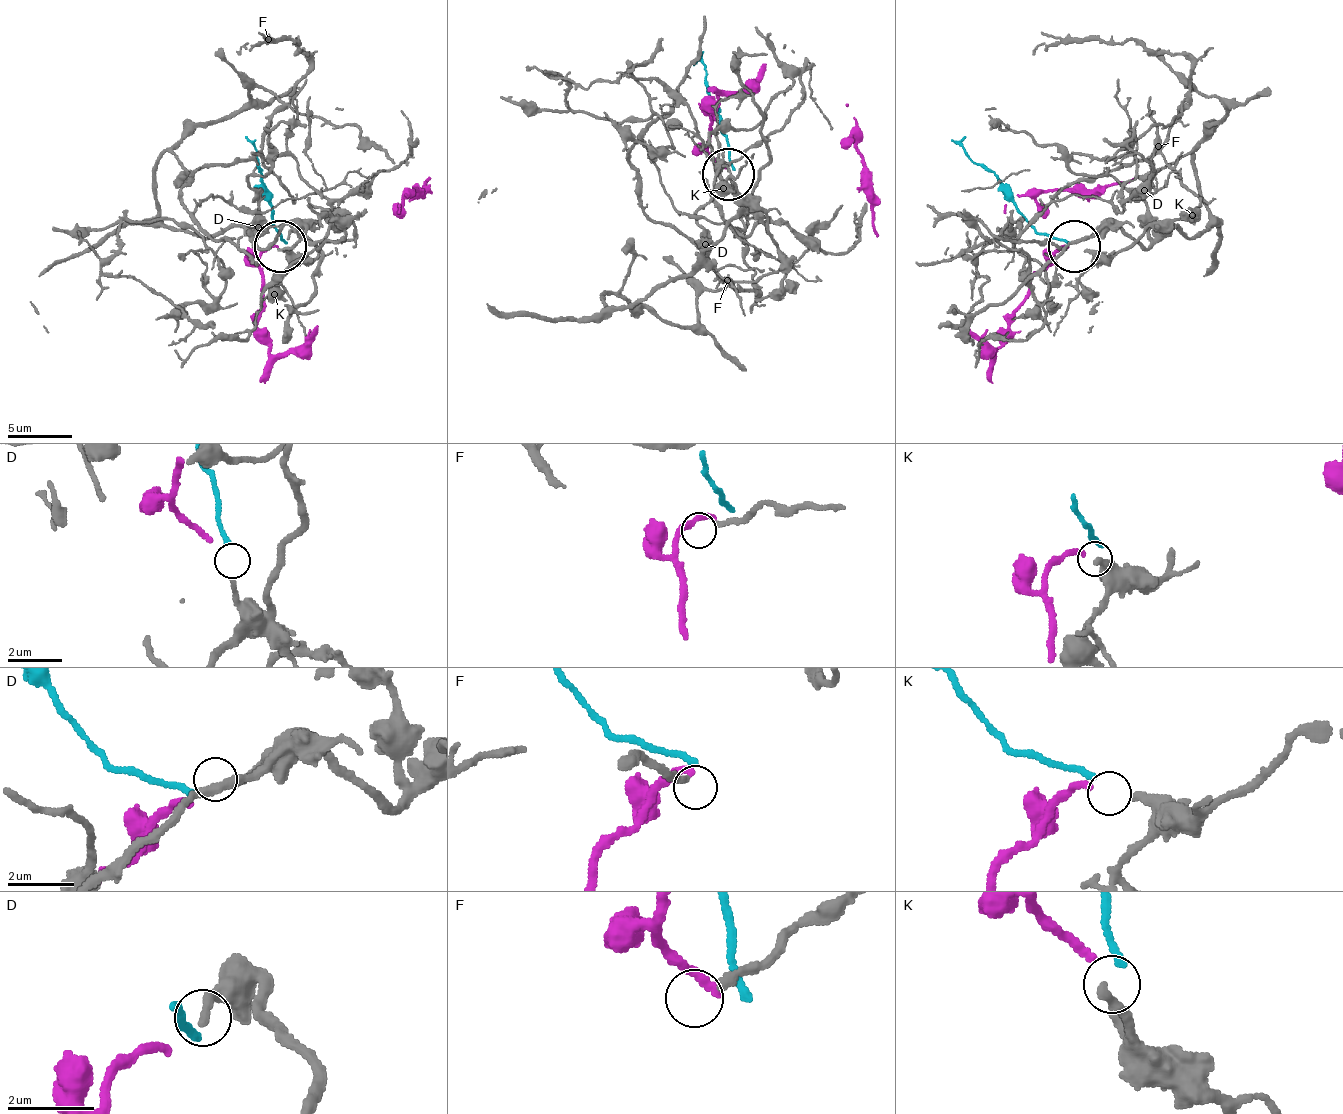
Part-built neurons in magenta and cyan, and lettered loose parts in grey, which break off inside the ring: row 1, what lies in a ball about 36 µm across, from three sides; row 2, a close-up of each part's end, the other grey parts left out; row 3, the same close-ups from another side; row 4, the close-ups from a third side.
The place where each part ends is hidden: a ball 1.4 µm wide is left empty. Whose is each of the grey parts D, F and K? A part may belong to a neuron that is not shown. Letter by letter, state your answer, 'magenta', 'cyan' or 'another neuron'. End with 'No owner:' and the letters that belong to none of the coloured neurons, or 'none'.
D: cyan
F: another neuron
K: magenta
No owner: F

